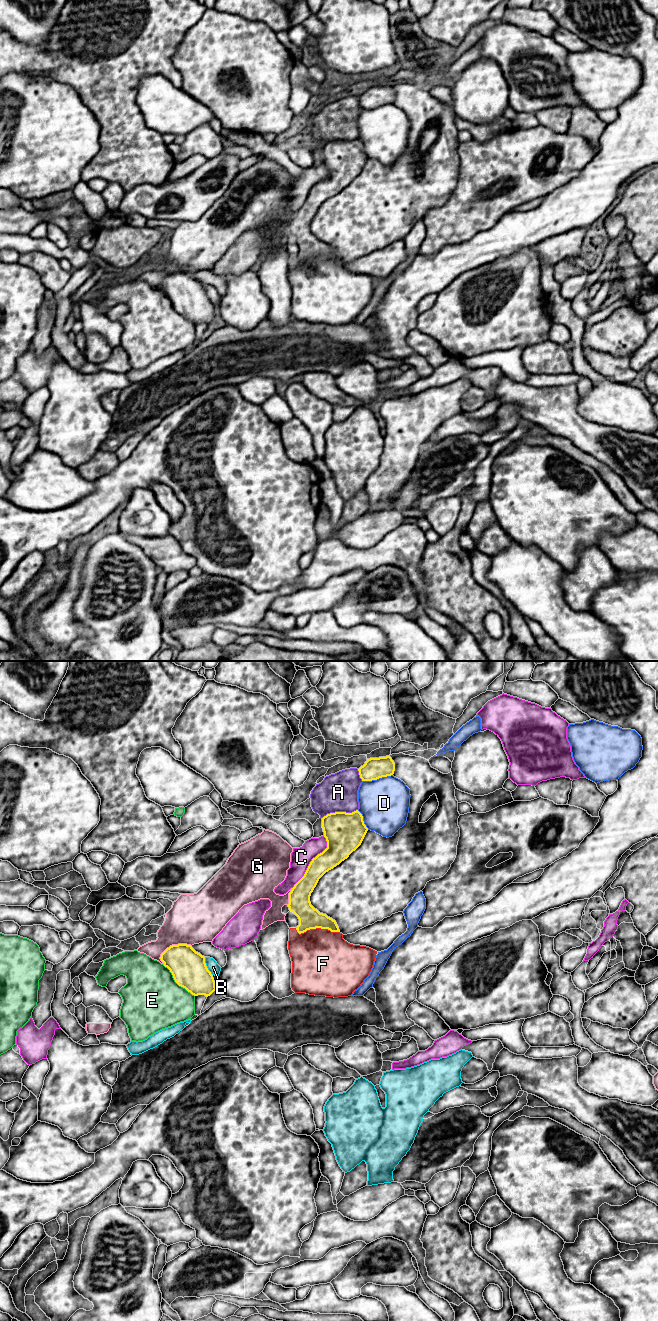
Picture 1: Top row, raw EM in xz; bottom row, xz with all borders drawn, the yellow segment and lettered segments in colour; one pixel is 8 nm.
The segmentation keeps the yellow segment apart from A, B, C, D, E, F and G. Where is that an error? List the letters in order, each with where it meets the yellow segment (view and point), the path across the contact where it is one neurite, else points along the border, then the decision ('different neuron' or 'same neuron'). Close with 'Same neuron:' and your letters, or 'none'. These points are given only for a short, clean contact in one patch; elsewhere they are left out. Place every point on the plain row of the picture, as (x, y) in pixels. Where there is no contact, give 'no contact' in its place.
A: xz (339, 140) | different neuron
B: xz (206, 294) | same neuron
C: xz (311, 189) | different neuron
D: xz (377, 106) | different neuron
E: xz (176, 310) | different neuron
F: xz (317, 255) | different neuron
G: xz (174, 273) | different neuron
Same neuron: B

